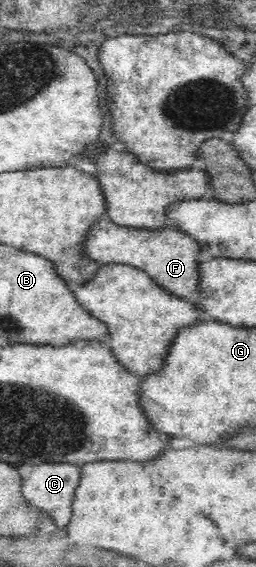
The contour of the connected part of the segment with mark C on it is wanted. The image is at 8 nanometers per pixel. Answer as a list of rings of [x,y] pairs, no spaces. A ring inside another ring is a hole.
[[[44,462],[42,464],[34,465],[32,474],[24,480],[24,498],[28,504],[48,512],[54,522],[60,526],[68,526],[71,521],[72,506],[75,497],[76,489],[79,485],[81,467],[75,464]]]

